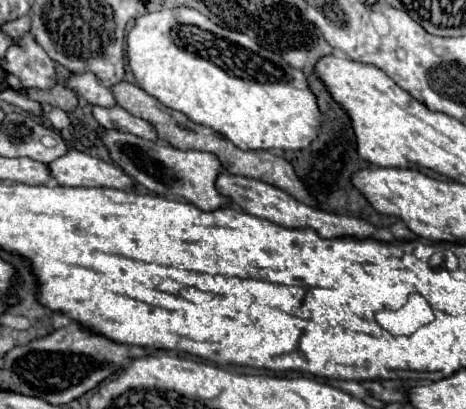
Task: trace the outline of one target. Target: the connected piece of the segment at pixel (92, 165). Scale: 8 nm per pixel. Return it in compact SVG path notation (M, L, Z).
M70 149L64 157L50 161L48 171L58 185L66 187L134 187L134 179L128 177L120 167L104 163L102 159L96 159L78 149Z

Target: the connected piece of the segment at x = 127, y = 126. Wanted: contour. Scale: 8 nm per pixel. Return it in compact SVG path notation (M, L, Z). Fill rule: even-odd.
M96 105L96 107L92 107L92 115L104 129L128 131L136 137L142 137L142 139L148 139L148 141L158 141L156 131L148 121L130 115L126 109L118 107L118 105L114 105L114 107L98 107Z

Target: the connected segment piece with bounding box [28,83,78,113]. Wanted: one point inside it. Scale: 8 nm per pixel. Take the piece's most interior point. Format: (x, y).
(59, 96)

